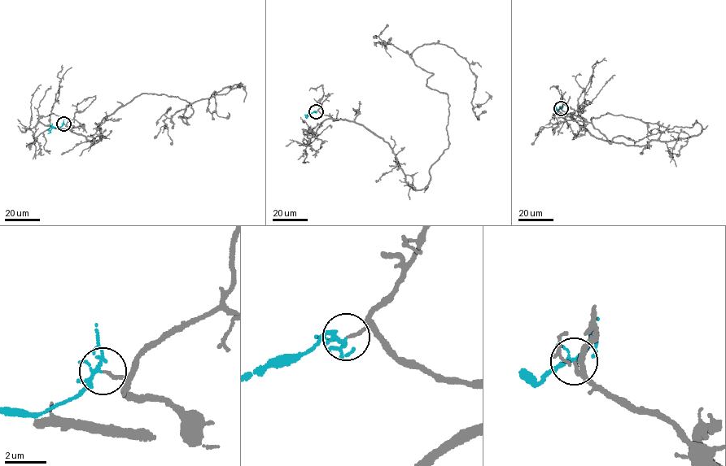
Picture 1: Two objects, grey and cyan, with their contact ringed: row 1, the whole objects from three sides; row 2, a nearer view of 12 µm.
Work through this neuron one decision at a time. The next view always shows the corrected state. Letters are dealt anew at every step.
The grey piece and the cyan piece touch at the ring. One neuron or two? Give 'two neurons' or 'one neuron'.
one neuron

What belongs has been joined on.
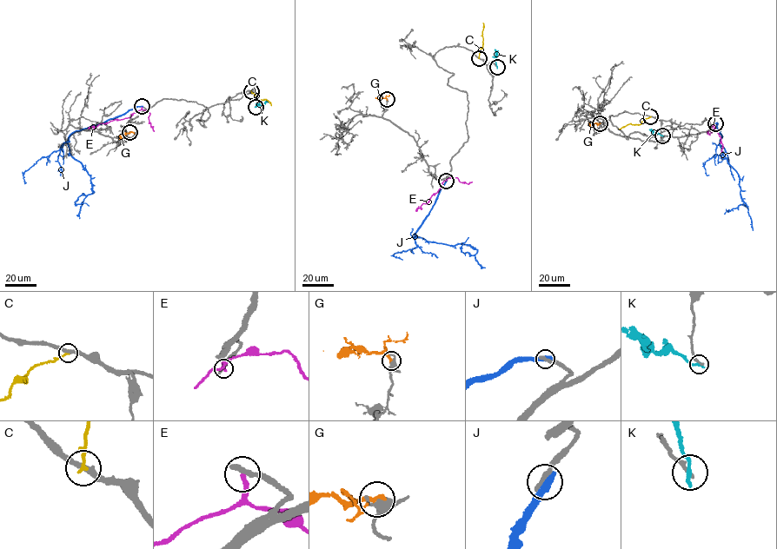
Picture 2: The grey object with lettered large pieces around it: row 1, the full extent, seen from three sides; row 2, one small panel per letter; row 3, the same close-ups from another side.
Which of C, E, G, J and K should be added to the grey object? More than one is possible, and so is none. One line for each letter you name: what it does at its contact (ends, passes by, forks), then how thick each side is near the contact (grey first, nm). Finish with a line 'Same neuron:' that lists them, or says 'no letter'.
Same neuron: no letter

